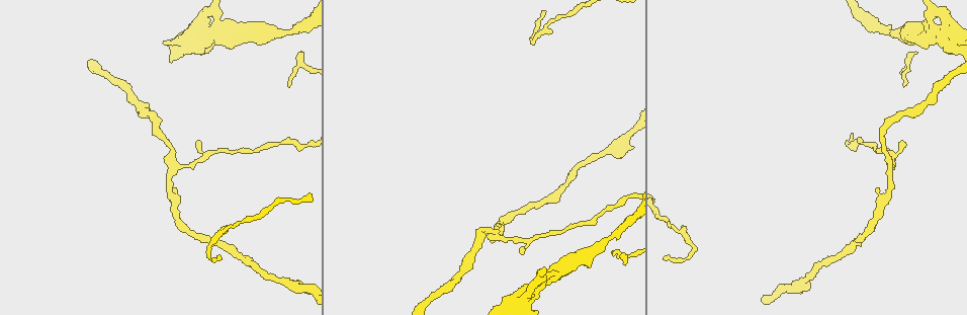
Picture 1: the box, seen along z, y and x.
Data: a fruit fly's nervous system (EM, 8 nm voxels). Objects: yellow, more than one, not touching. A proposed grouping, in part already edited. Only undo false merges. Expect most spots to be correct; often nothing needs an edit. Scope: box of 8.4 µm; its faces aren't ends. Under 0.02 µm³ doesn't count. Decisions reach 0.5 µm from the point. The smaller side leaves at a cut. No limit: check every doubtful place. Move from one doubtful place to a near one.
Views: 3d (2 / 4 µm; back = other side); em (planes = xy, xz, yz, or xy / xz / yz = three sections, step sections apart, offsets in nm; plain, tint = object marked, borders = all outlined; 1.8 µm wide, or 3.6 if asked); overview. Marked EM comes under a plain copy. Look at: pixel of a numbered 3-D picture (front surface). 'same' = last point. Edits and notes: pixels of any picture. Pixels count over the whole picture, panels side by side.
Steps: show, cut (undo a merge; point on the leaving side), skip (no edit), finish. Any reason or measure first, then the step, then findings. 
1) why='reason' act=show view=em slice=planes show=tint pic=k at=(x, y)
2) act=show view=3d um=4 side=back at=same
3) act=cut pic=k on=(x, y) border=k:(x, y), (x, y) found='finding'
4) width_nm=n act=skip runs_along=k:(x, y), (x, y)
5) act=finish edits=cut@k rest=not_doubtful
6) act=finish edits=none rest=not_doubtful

why='four-way junction' act=show view=3d um=4 pic=1 at=(523, 297)

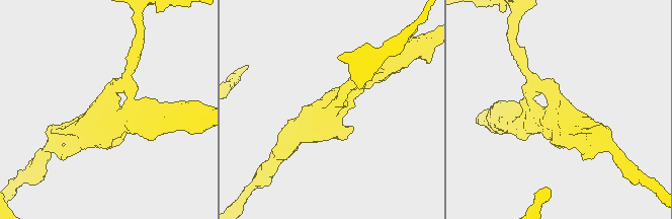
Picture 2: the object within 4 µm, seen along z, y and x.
arms=4 act=show view=em um=3.6 slice=xy step=4 show=tint pic=2 at=(104, 121)

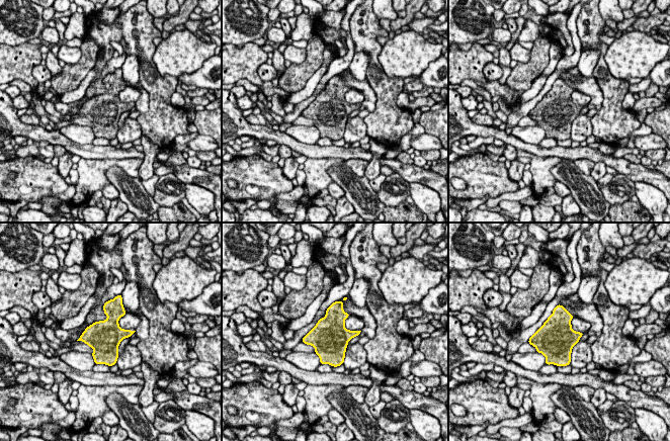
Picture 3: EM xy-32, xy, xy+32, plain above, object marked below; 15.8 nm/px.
why='cut it another way' act=show view=em um=3.6 slice=planes show=borders at=same

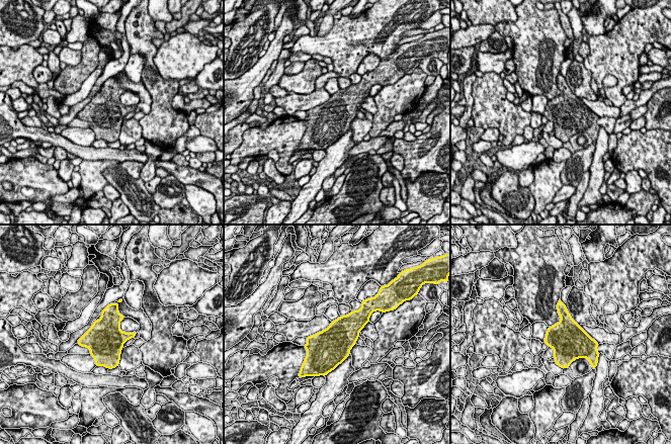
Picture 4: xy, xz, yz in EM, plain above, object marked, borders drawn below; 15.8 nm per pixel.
act=skip found='all the same cell'

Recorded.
act=show view=em slice=planes show=tint pic=1 at=(904, 35)

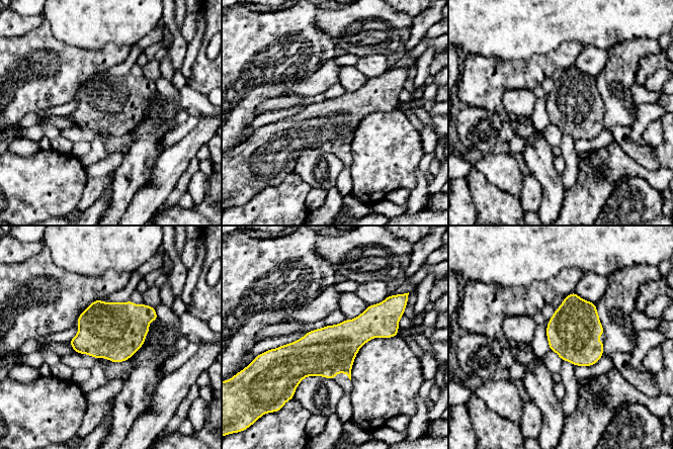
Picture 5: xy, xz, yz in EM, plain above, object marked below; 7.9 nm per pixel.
width_nm=380 act=skip found='one cell here'

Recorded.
why='a fork' act=show view=em slice=planes show=tint pic=1 at=(170, 170)

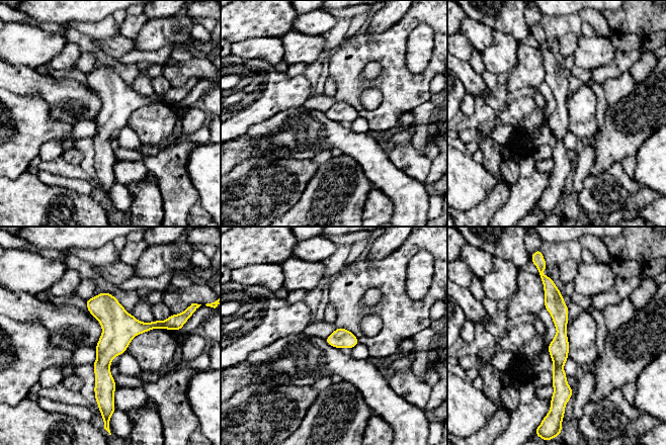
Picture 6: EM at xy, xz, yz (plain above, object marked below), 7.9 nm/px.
act=skip runs_along=6:(546, 281), (561, 321), (556, 401) found='continuous, no second cell'

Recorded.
act=finish edits=none rest=not_doubtful

